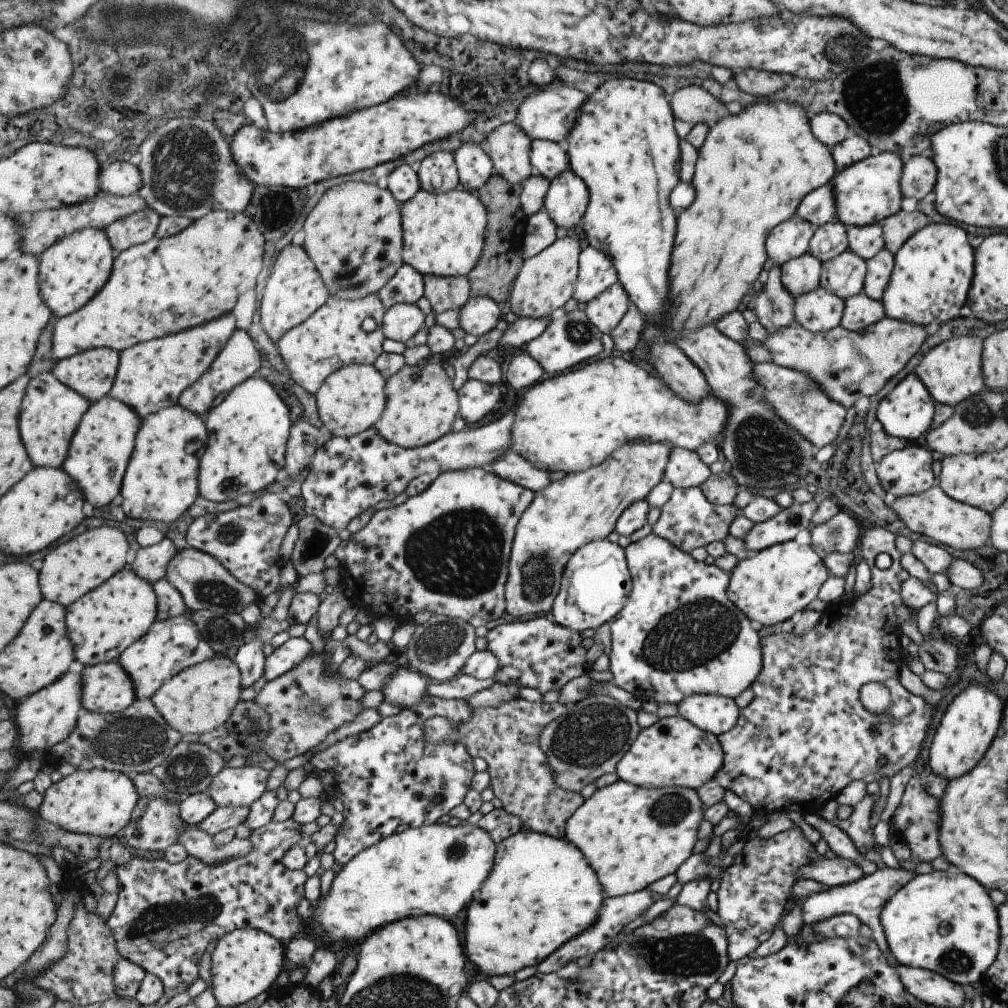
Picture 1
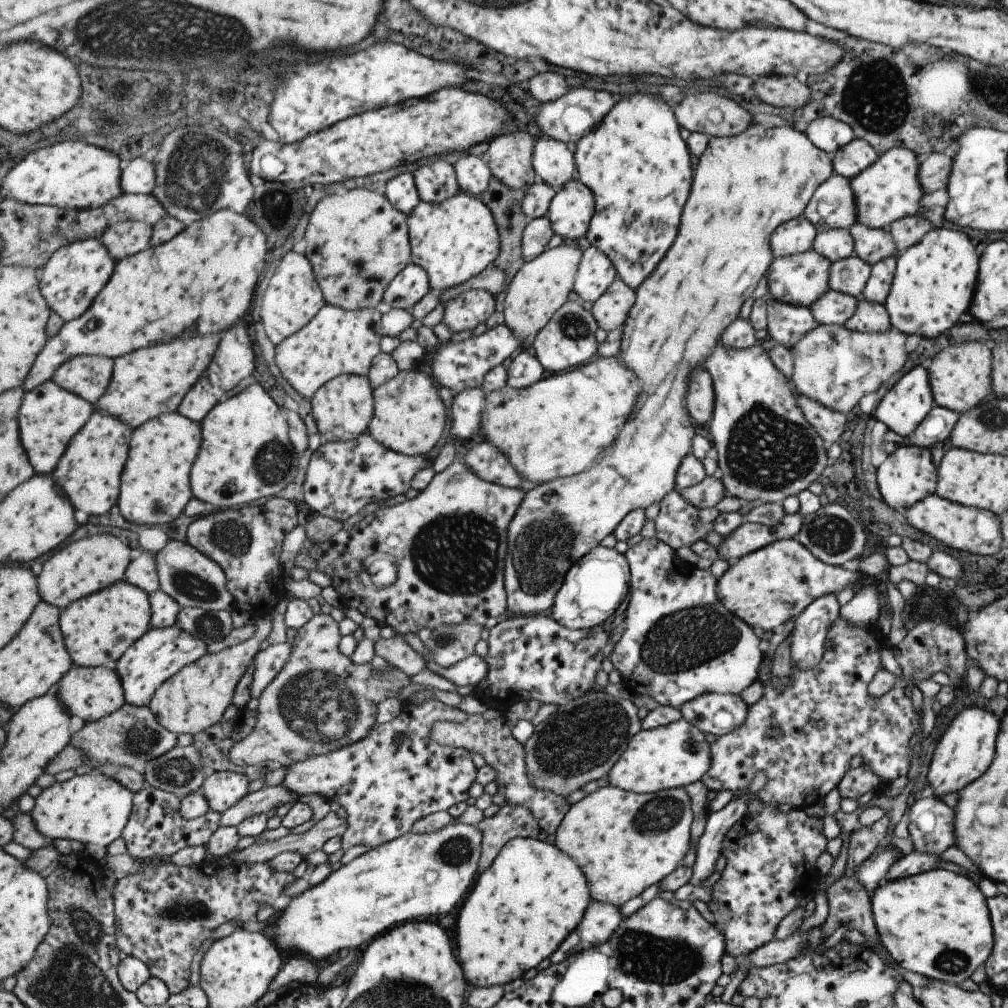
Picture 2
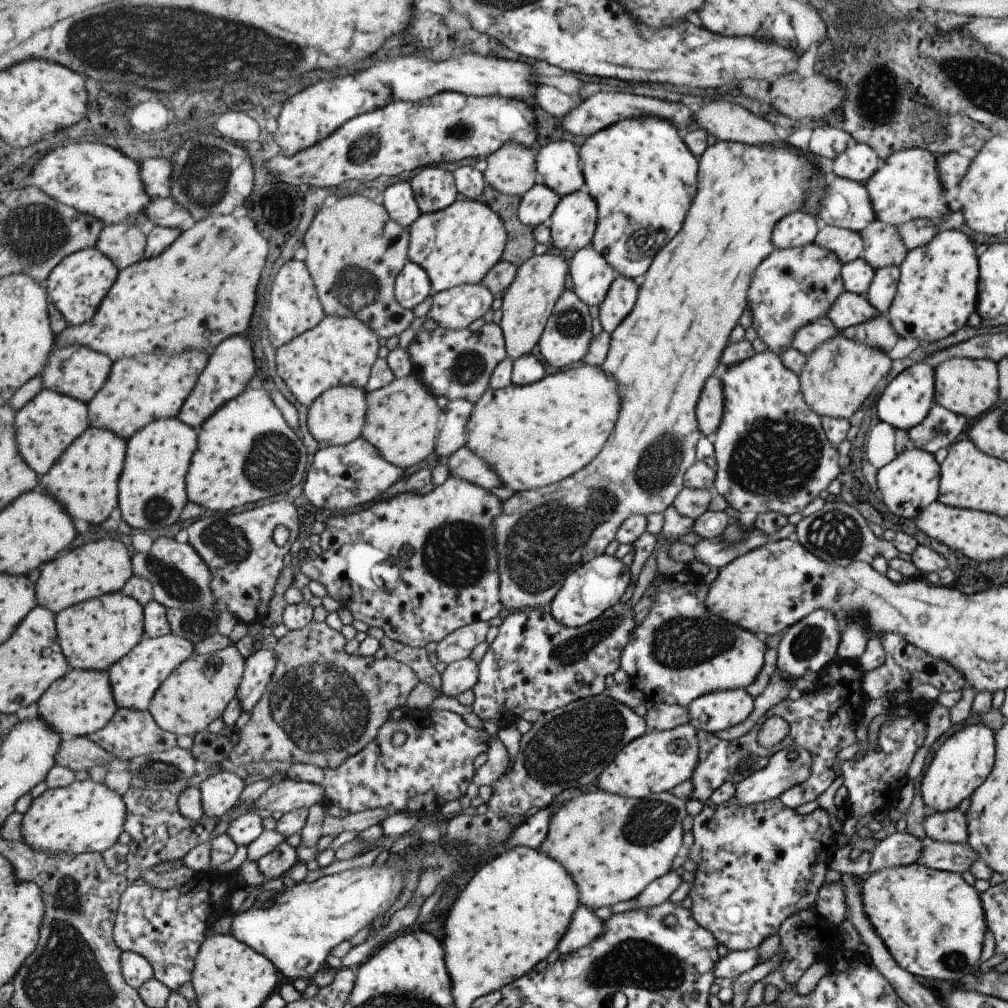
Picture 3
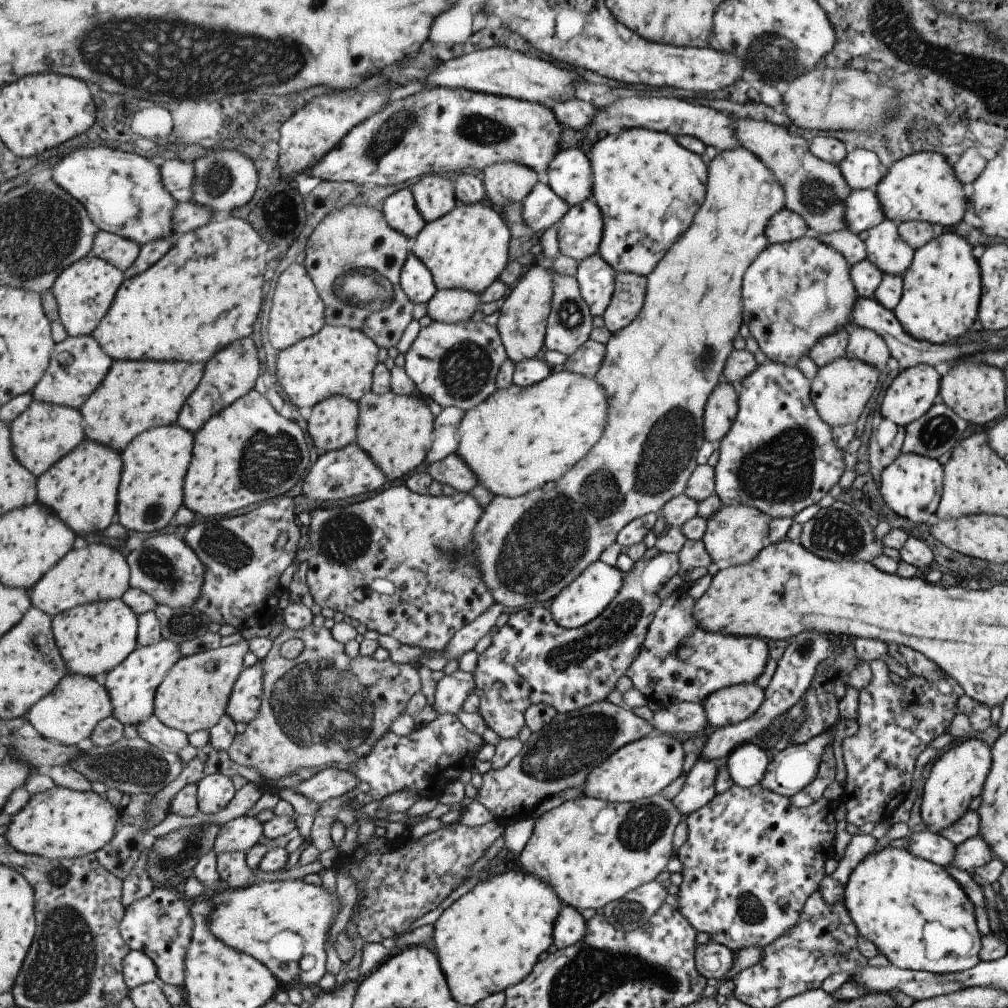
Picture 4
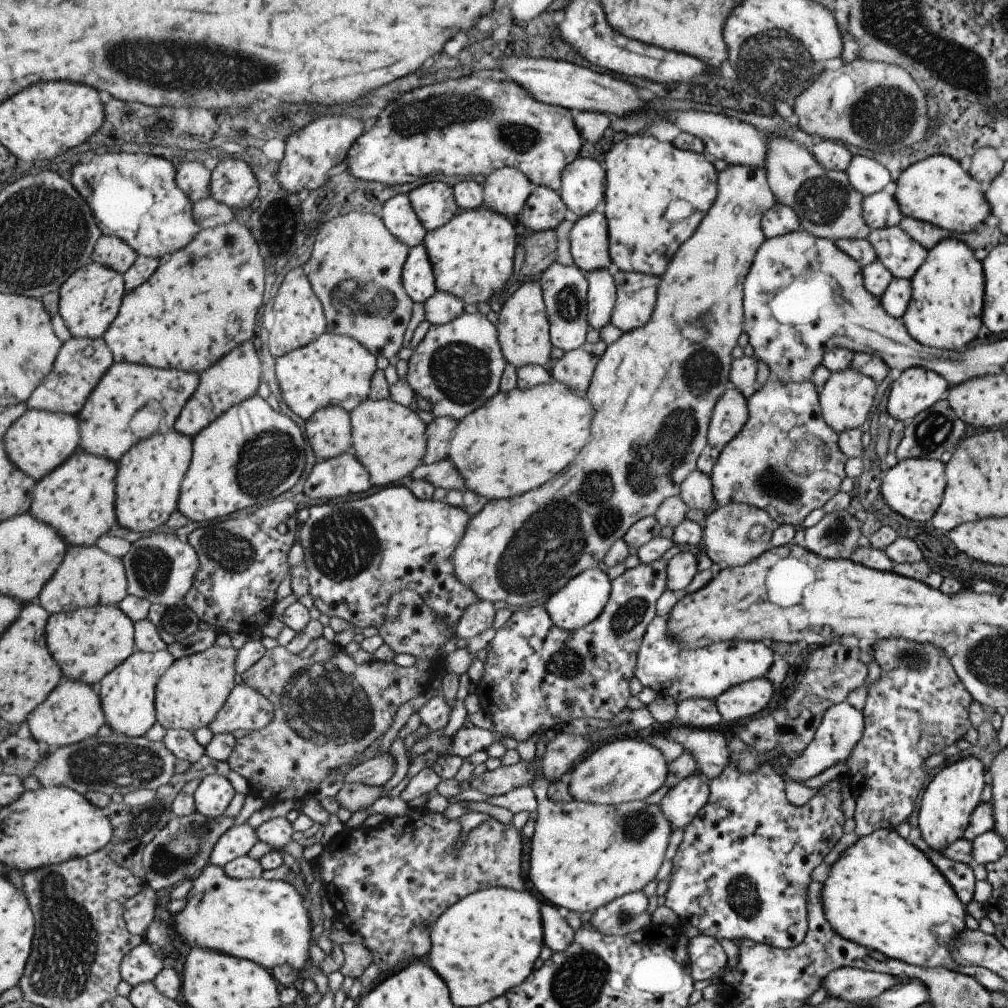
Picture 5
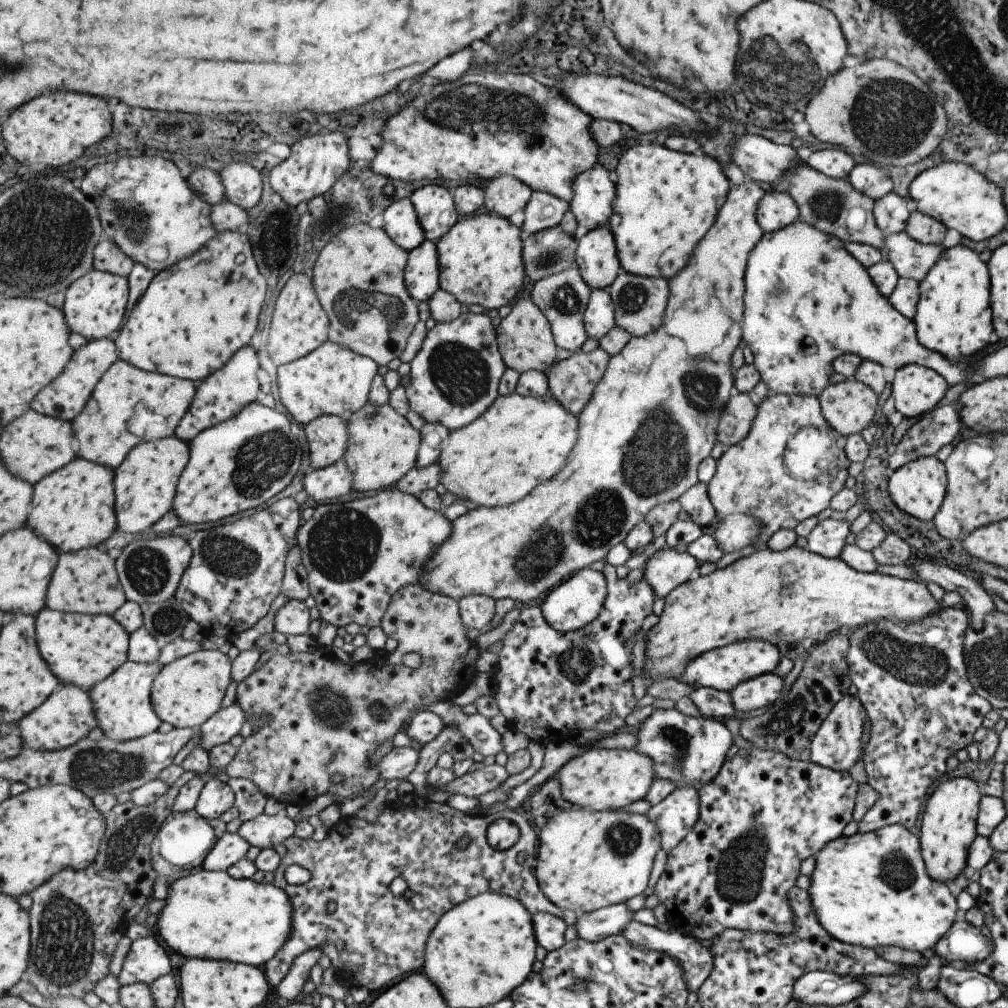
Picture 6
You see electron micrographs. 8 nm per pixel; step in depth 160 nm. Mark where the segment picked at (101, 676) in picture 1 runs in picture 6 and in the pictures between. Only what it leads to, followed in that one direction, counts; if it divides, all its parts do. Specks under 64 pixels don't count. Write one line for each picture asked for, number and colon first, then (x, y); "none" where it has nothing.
2: (91, 693)
3: (82, 702)
4: (71, 711)
5: (74, 712)
6: (67, 717)

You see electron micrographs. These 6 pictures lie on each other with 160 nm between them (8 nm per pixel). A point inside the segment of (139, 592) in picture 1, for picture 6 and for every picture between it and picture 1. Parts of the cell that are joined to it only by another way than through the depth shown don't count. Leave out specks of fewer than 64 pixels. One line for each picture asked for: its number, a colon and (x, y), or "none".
2: (99, 629)
3: (96, 634)
4: (94, 639)
5: (89, 643)
6: (83, 649)

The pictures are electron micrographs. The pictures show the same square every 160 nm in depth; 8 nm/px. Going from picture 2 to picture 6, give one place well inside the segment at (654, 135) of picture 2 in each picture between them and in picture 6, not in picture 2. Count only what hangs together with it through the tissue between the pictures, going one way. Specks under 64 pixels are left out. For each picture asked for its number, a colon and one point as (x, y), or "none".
3: (643, 178)
4: (648, 187)
5: (656, 194)
6: (666, 201)

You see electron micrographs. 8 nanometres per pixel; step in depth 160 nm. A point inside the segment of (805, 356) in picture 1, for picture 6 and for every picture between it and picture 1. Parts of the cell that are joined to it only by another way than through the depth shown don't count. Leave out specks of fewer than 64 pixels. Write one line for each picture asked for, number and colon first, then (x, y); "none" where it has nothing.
2: (833, 366)
3: (838, 375)
4: (839, 389)
5: (845, 400)
6: (847, 407)

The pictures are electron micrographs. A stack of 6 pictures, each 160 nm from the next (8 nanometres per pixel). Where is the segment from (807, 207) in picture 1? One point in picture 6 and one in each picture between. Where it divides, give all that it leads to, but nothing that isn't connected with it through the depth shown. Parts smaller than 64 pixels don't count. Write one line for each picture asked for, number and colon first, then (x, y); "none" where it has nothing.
2: (831, 206)
3: (845, 204)
4: (862, 209)
5: (880, 209)
6: (889, 212)

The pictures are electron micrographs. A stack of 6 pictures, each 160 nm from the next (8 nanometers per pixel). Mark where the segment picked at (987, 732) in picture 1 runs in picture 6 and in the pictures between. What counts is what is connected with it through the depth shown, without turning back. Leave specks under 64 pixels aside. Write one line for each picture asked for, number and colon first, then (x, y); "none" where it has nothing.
2: (965, 750)
3: (959, 766)
4: (957, 776)
5: (953, 793)
6: (947, 828)

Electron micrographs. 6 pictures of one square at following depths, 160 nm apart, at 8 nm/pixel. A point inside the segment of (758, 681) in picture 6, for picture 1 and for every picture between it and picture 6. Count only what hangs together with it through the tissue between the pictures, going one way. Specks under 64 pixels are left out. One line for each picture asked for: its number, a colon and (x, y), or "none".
1: (716, 714)
2: (716, 714)
3: (718, 710)
4: (730, 705)
5: (740, 701)

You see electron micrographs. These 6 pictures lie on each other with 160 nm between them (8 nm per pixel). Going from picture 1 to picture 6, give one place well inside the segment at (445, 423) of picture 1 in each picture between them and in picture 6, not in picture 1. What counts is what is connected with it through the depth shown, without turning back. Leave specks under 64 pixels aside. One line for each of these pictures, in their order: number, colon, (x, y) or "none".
2: (410, 418)
3: (403, 418)
4: (396, 430)
5: (390, 439)
6: (383, 446)

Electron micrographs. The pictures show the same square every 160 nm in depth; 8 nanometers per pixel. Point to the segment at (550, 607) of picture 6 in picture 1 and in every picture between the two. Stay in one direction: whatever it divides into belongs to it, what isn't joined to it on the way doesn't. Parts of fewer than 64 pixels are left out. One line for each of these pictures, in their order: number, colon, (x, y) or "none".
1: (598, 580)
2: (596, 586)
3: (591, 589)
4: (588, 596)
5: (583, 600)

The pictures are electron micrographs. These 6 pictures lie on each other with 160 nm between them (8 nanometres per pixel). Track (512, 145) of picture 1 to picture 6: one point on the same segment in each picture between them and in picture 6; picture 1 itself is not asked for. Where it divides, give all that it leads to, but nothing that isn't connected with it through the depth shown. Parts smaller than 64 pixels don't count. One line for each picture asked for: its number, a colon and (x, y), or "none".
2: (510, 157)
3: (513, 170)
4: (506, 183)
5: (507, 190)
6: (505, 195)

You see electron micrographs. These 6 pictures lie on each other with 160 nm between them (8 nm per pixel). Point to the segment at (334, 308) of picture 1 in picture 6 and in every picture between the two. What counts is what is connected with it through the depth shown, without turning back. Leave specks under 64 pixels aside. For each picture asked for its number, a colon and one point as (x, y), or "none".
2: (337, 342)
3: (340, 351)
4: (341, 361)
5: (335, 370)
6: (333, 379)

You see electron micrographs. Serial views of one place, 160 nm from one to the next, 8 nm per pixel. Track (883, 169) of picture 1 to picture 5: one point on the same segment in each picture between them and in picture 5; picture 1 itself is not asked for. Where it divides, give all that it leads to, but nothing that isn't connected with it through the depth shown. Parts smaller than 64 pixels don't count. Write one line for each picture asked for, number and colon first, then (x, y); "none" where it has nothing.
2: (888, 189)
3: (907, 187)
4: (922, 186)
5: (937, 190)

